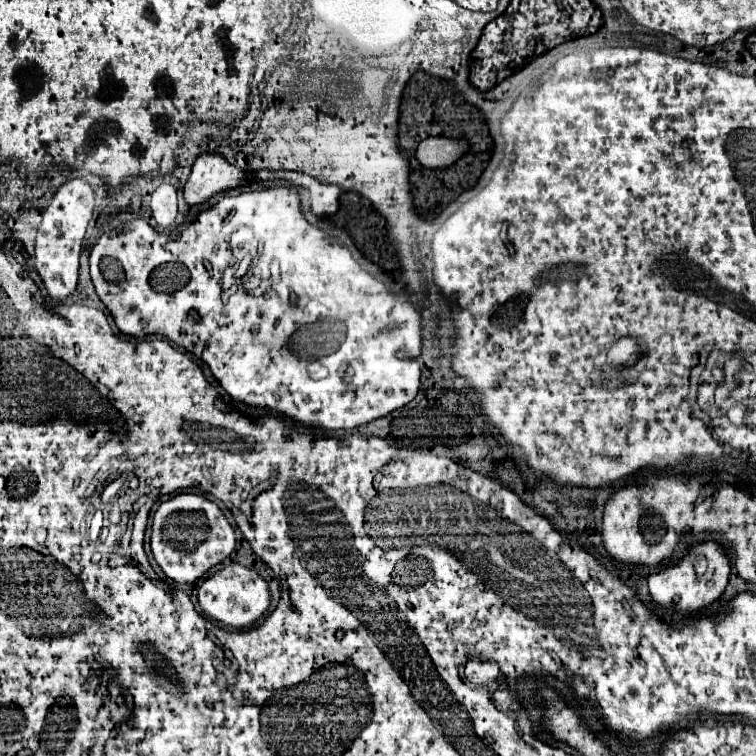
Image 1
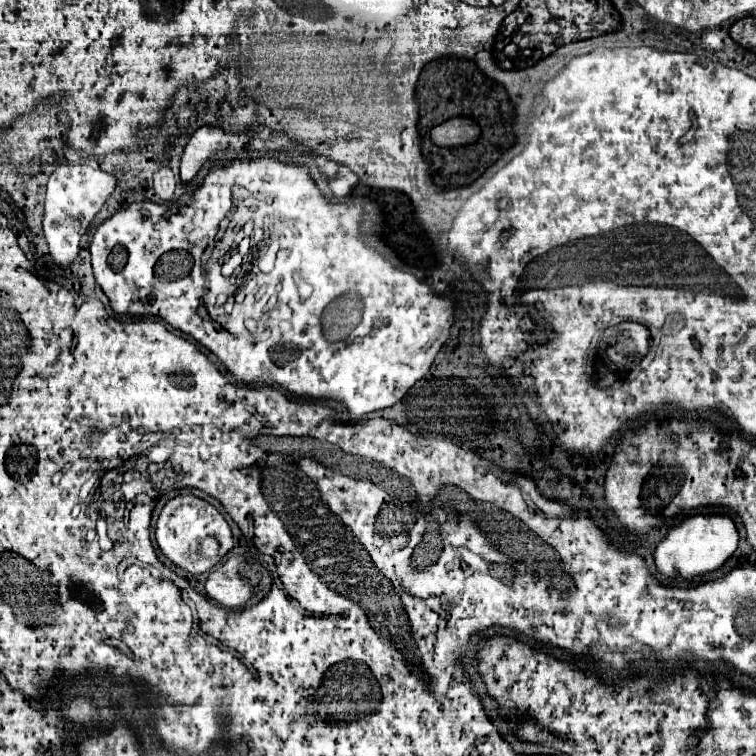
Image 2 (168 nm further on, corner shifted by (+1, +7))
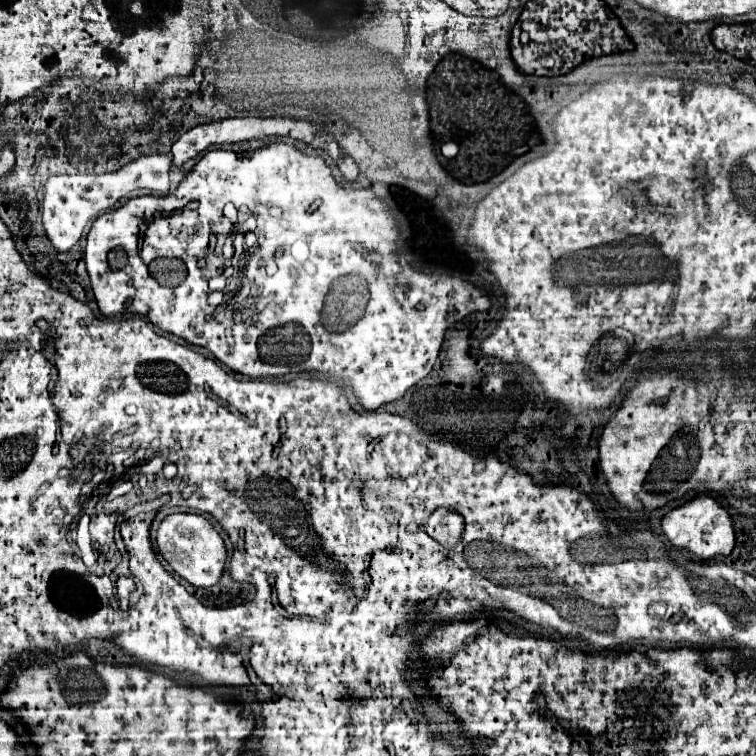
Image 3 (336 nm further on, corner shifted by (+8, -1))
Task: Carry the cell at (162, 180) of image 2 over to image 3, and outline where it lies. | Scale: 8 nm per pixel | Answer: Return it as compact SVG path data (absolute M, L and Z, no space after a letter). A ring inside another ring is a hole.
M156 154L156 156L144 156L128 166L110 172L100 174L60 174L50 176L44 186L44 230L46 238L52 242L52 246L58 252L68 252L82 236L84 226L90 218L100 216L102 212L110 210L122 196L128 196L136 188L152 190L154 194L162 196L168 194L170 182L168 182L168 170L172 164L170 154Z

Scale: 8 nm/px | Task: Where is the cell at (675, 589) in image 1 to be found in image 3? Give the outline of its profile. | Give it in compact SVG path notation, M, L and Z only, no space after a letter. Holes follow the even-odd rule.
M698 496L688 504L668 512L662 520L662 532L678 550L688 550L692 556L710 560L714 556L728 556L734 548L734 530L728 512L710 496Z

